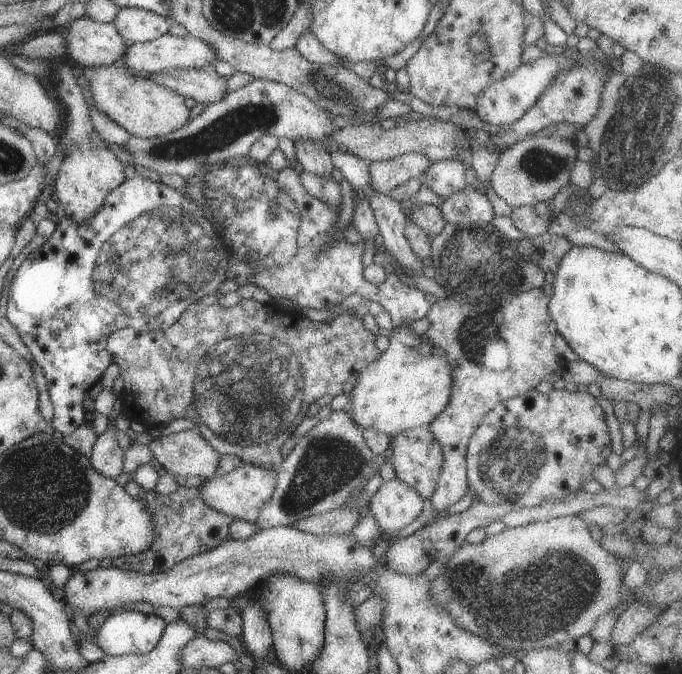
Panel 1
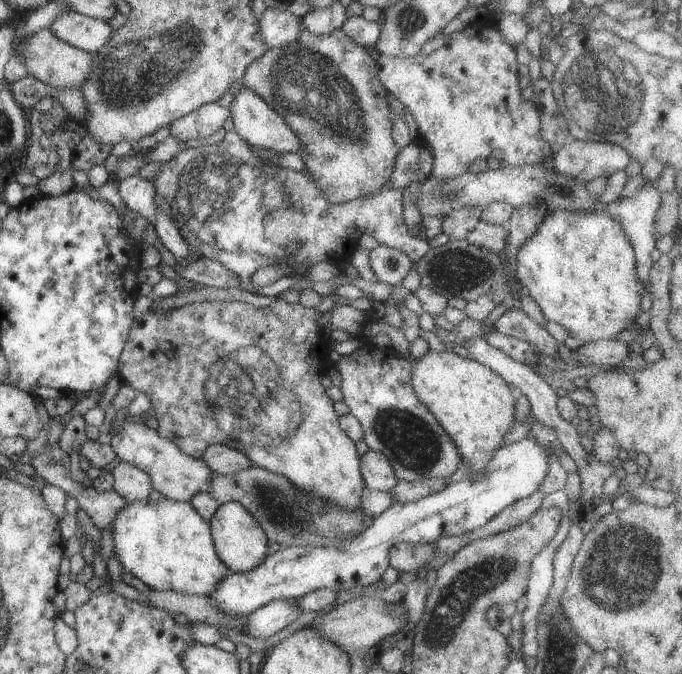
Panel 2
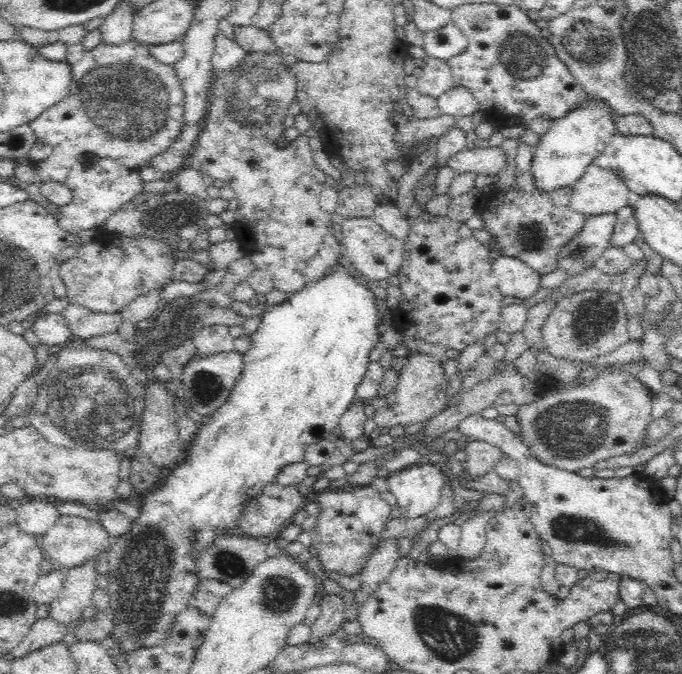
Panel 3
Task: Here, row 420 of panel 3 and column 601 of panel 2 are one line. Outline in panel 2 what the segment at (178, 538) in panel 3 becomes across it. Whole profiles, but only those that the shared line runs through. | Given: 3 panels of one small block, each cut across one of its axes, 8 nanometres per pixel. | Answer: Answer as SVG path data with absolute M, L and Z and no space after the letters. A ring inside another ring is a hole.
M600 206L594 212L578 212L578 210L554 210L554 212L547 212L544 222L538 226L538 230L524 242L524 246L520 246L518 256L516 256L516 276L518 281L522 284L524 290L532 299L538 304L546 321L550 321L562 326L570 337L576 338L581 344L590 344L590 342L598 342L602 339L616 338L618 334L628 330L636 318L647 307L647 293L644 282L640 282L638 276L638 262L636 252L630 242L630 238L622 232L622 226L616 218L612 218L610 214L604 212L604 207Z

